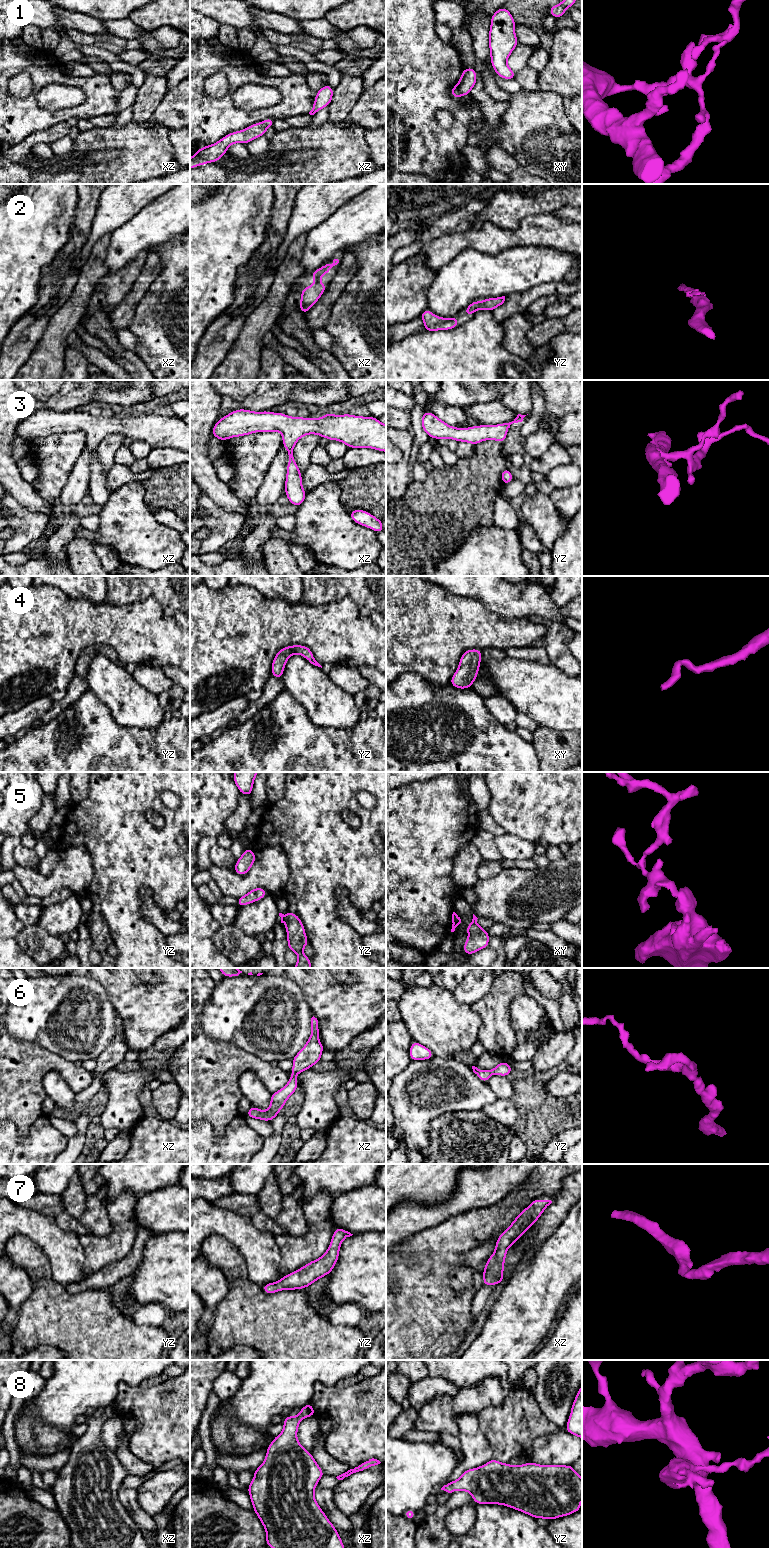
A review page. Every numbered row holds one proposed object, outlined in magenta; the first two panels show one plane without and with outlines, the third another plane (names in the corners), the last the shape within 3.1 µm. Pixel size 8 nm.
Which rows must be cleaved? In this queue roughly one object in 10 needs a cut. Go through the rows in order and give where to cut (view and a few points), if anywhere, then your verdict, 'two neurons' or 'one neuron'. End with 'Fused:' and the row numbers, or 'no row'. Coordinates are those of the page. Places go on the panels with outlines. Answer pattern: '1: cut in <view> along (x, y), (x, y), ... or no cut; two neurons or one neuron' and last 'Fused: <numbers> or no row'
1: cut in xy along (457, 84), (463, 94); two neurons
2: no cut; one neuron
3: no cut; one neuron
4: no cut; one neuron
5: cut in xy along (458, 916), (453, 923); two neurons
6: no cut; one neuron
7: no cut; one neuron
8: no cut; one neuron
Fused: 1, 5

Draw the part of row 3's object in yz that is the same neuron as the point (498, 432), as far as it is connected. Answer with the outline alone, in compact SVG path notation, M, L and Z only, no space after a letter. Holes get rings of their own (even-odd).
M424 411L421 425L424 432L434 439L454 439L457 442L467 442L477 445L484 440L497 440L503 444L506 440L507 431L513 423L522 422L526 415L518 414L509 423L497 425L479 425L468 428L456 428L446 424L440 418L429 411Z

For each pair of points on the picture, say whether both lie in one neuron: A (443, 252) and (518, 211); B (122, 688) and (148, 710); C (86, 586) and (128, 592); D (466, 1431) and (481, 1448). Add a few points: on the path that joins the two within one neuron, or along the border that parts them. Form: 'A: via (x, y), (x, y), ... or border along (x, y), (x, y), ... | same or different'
A: border along (484, 221), (489, 221), (504, 229), (517, 229) | different
B: via (128, 694), (142, 708) | same
C: border along (107, 586), (104, 600) | different
D: via (470, 1435), (477, 1444) | same

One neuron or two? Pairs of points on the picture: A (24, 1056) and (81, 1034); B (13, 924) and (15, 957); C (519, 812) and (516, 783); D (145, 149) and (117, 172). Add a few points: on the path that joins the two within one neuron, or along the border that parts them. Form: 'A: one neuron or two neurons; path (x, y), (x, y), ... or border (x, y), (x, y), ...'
A: two neurons; border (22, 1040), (38, 1043), (65, 1059)
B: one neuron; path (11, 932), (11, 949)
C: one neuron; path (519, 805), (519, 790)
D: one neuron; path (138, 156), (124, 170)

